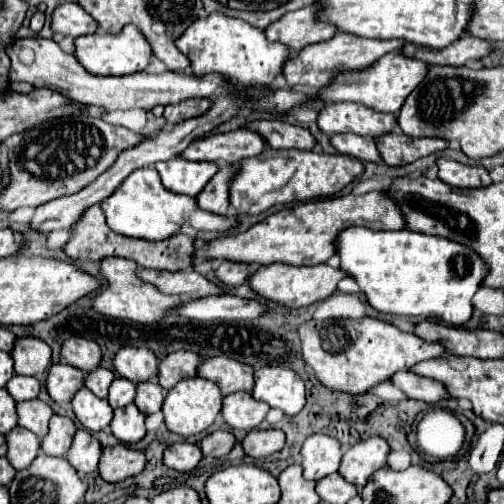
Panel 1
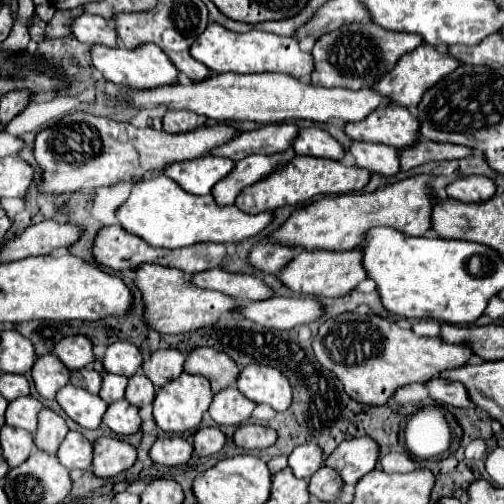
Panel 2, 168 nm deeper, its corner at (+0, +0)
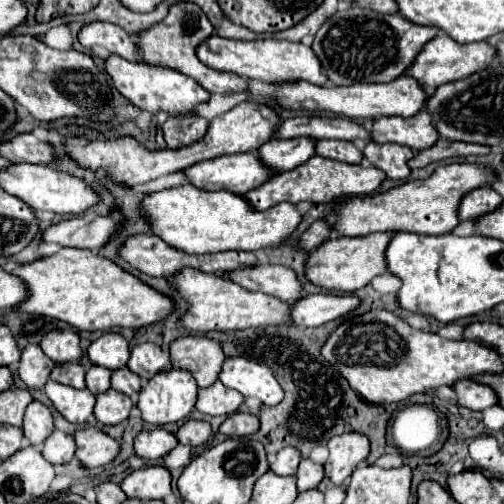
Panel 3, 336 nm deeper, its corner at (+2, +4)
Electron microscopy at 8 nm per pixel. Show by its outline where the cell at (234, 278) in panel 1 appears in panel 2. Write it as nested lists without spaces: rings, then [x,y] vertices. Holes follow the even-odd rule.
[[[264,242],[264,244],[256,244],[256,246],[250,250],[246,262],[248,262],[252,268],[264,272],[264,274],[276,274],[276,272],[280,272],[280,268],[282,268],[294,254],[296,254],[296,250],[292,250],[292,248],[284,248],[284,246],[280,246],[280,244]]]

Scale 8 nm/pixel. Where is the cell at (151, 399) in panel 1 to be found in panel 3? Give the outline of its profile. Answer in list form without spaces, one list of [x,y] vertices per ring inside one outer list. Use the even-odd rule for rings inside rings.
[[[118,368],[118,370],[112,372],[112,388],[126,394],[126,396],[130,396],[136,402],[138,392],[142,388],[142,380],[134,372],[130,372],[128,368]]]

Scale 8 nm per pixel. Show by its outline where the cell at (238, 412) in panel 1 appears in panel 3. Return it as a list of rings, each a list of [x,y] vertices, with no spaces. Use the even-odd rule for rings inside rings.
[[[214,382],[208,388],[198,390],[196,410],[208,416],[230,416],[244,402],[240,392],[226,388],[222,382]]]

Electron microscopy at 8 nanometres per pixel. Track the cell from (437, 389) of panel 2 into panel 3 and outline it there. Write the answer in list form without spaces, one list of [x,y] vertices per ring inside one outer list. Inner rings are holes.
[[[460,380],[458,384],[454,384],[454,390],[458,392],[458,402],[470,410],[480,412],[484,408],[498,404],[498,396],[494,394],[494,390],[486,384],[478,384],[474,380]]]

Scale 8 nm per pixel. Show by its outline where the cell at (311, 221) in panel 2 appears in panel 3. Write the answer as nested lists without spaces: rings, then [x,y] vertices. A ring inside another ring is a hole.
[[[444,164],[434,170],[426,180],[410,180],[402,186],[396,186],[384,194],[350,198],[336,208],[340,220],[334,224],[334,230],[342,236],[366,236],[372,232],[416,232],[416,234],[448,234],[458,224],[458,206],[462,198],[488,184],[488,178],[496,178],[494,168],[480,164]]]

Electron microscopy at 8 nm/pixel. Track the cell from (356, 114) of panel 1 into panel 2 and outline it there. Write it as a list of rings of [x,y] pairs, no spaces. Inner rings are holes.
[[[402,106],[376,108],[360,122],[344,124],[344,132],[352,140],[378,142],[388,146],[410,146],[418,134],[418,118]]]

